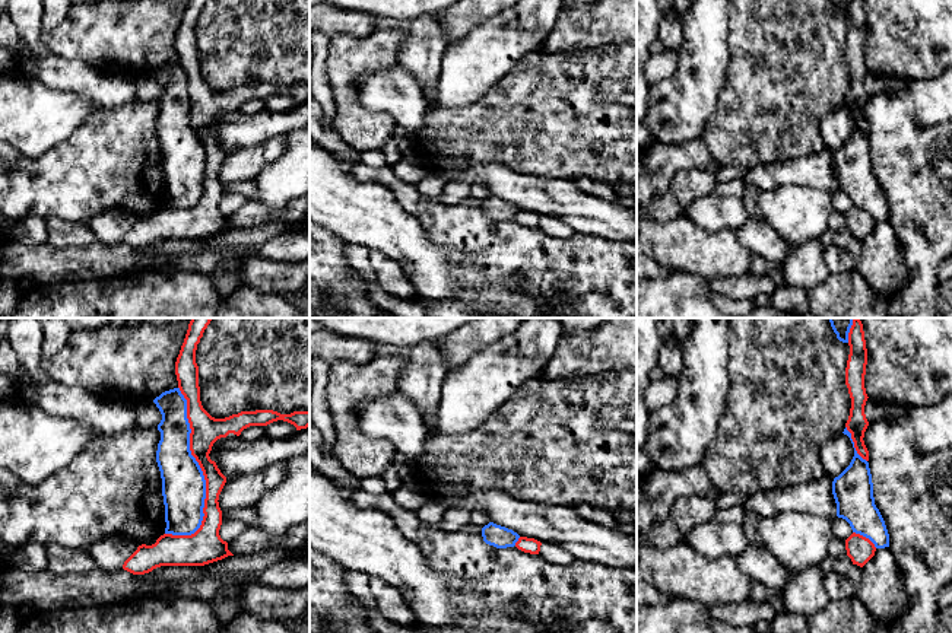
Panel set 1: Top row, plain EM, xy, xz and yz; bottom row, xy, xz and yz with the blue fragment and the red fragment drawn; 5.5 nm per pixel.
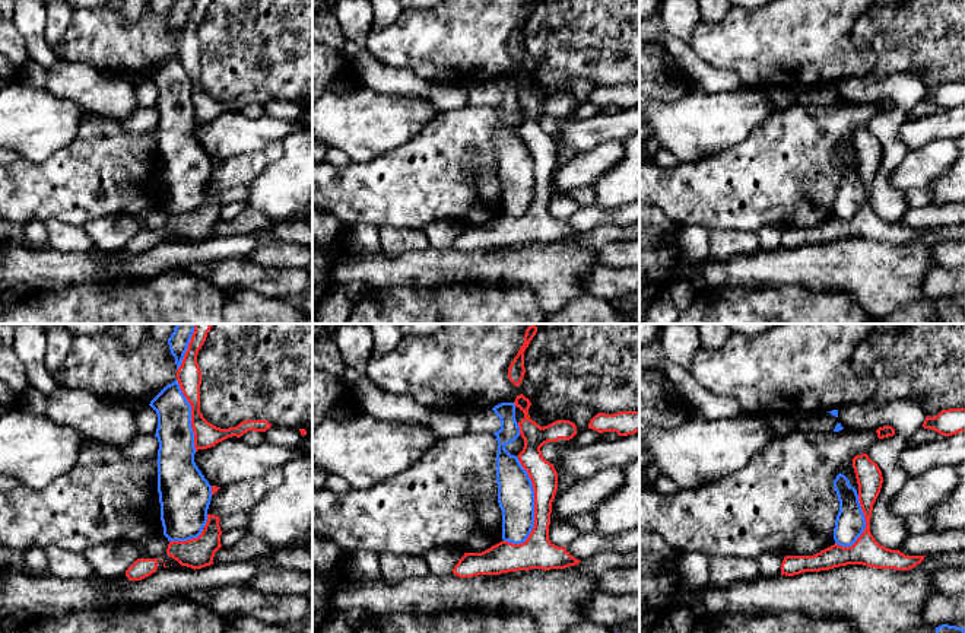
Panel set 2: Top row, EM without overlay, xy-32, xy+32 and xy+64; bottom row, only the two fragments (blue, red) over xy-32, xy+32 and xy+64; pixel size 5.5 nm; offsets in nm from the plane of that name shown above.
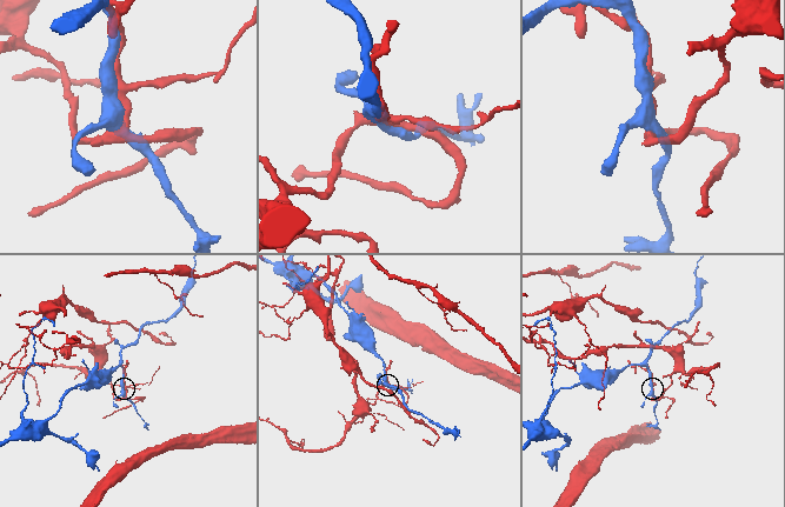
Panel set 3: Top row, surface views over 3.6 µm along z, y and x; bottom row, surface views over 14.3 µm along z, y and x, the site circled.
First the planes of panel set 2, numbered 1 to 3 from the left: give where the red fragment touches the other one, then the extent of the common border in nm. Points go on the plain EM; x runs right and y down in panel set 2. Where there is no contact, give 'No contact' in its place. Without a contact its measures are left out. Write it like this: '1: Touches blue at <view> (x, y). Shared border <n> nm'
1: Touches blue at xy-32 (190, 89). Shared border 420 nm
2: Touches blue at xy+32 (533, 178). Shared border 480 nm
3: Touches blue at xy+64 (864, 200). Shared border 300 nm

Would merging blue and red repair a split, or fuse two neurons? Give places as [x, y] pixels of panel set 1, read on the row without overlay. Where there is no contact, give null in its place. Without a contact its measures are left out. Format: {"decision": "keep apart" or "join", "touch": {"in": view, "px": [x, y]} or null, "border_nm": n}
{"decision": "keep apart", "touch": {"in": "xy", "px": [196, 134]}, "border_nm": 850}

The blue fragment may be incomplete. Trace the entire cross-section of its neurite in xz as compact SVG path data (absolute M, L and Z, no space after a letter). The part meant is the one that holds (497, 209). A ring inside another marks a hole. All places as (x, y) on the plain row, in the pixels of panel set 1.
M489 195L482 201L483 214L496 222L514 220L520 209L513 203Z

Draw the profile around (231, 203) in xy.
M239 194L222 195L219 209L223 214L229 216L235 213L245 201L247 198Z

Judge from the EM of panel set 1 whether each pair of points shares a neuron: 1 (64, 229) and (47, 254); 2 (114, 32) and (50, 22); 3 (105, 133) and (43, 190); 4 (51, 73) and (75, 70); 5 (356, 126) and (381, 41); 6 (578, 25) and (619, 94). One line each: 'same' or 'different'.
1: different
2: different
3: same
4: same
5: same
6: different

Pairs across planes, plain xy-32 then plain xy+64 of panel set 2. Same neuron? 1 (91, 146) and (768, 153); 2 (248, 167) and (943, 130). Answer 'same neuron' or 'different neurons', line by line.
1: same neuron
2: different neurons

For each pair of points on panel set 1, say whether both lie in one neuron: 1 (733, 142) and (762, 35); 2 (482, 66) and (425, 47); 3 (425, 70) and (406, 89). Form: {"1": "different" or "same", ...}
{"1": "same", "2": "different", "3": "different"}

